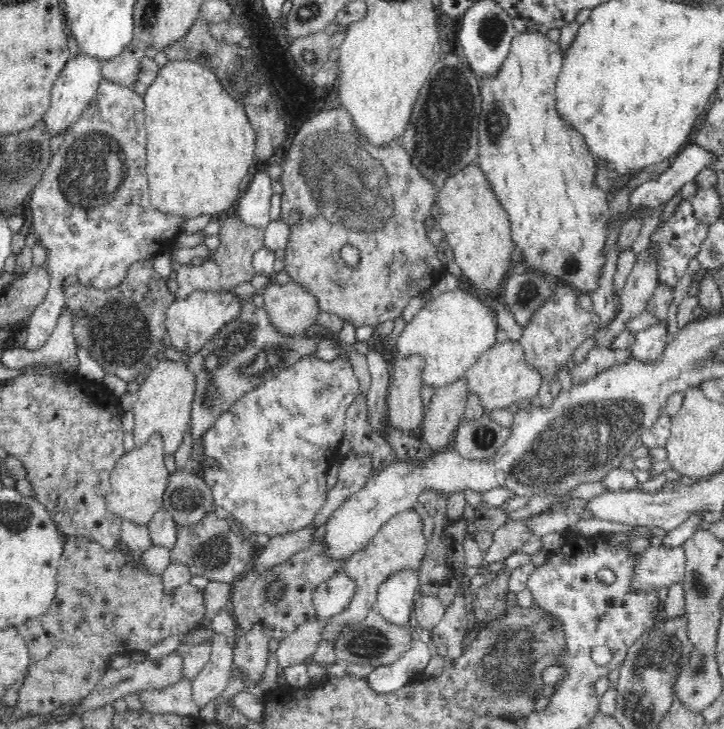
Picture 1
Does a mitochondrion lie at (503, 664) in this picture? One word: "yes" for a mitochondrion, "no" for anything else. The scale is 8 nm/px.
yes

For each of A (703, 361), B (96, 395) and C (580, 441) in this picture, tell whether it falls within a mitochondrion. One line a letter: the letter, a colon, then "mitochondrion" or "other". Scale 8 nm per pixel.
A: mitochondrion
B: other
C: mitochondrion

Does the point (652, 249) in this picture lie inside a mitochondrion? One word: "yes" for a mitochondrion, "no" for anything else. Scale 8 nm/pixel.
no

